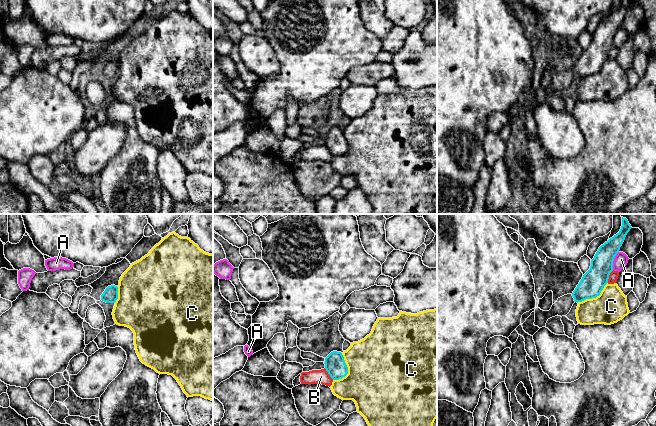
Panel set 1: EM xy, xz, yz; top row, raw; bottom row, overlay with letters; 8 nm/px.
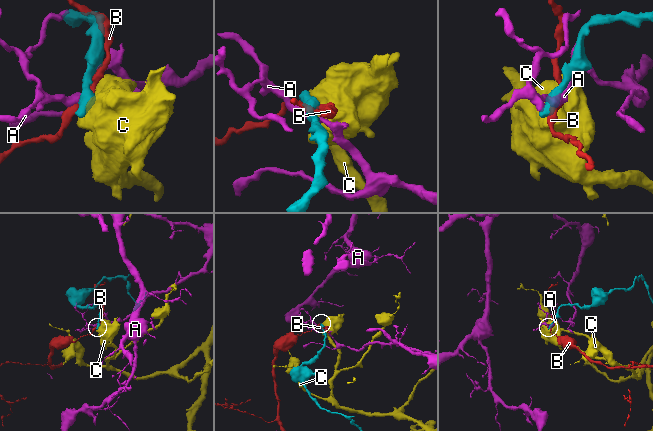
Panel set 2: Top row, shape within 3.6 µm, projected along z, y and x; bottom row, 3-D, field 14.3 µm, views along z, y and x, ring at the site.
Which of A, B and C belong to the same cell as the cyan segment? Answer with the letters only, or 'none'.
none

